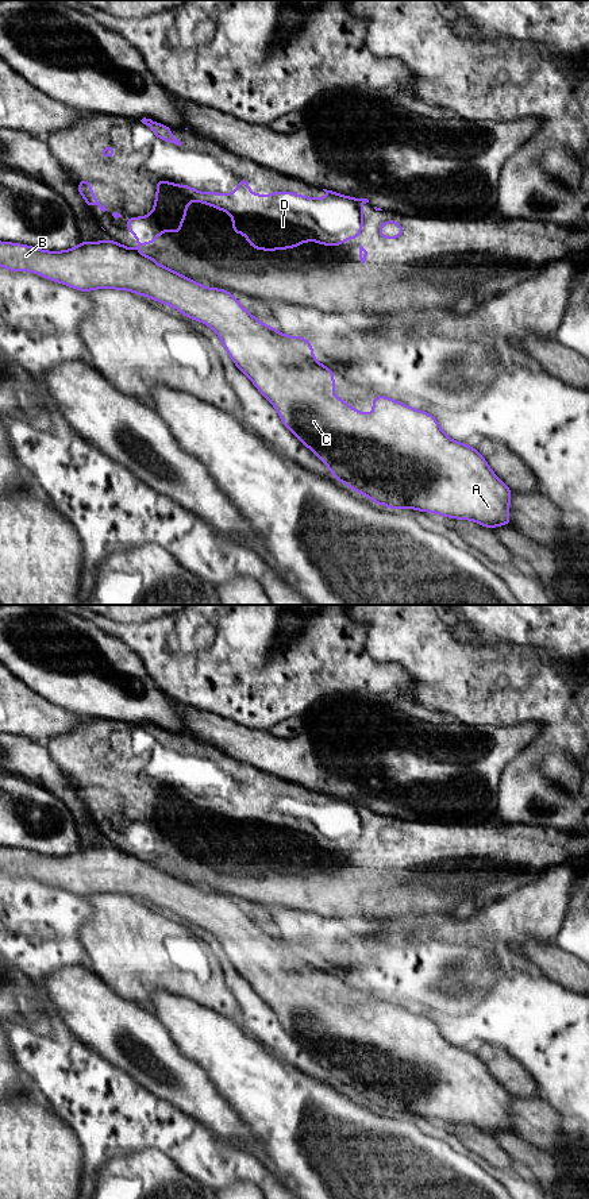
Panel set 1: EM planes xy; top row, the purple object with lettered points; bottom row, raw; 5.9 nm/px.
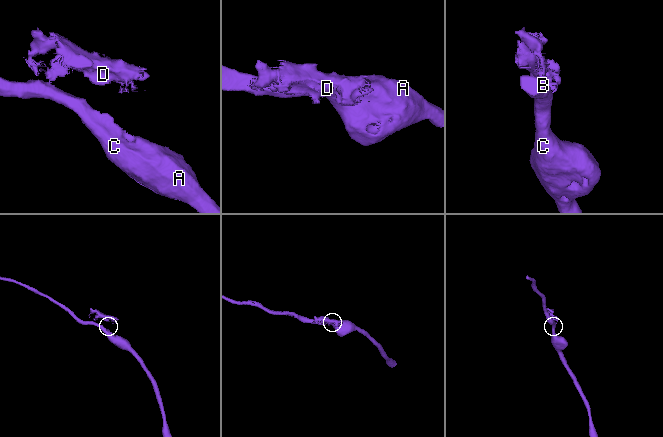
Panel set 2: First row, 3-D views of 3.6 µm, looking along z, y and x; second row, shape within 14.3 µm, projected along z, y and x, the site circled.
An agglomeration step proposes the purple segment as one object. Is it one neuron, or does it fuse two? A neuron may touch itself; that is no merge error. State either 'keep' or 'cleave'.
cleave

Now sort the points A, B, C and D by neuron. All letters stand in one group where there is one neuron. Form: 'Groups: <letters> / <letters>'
Groups: A B C / D

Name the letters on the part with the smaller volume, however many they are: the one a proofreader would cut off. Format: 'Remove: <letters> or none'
Remove: D

